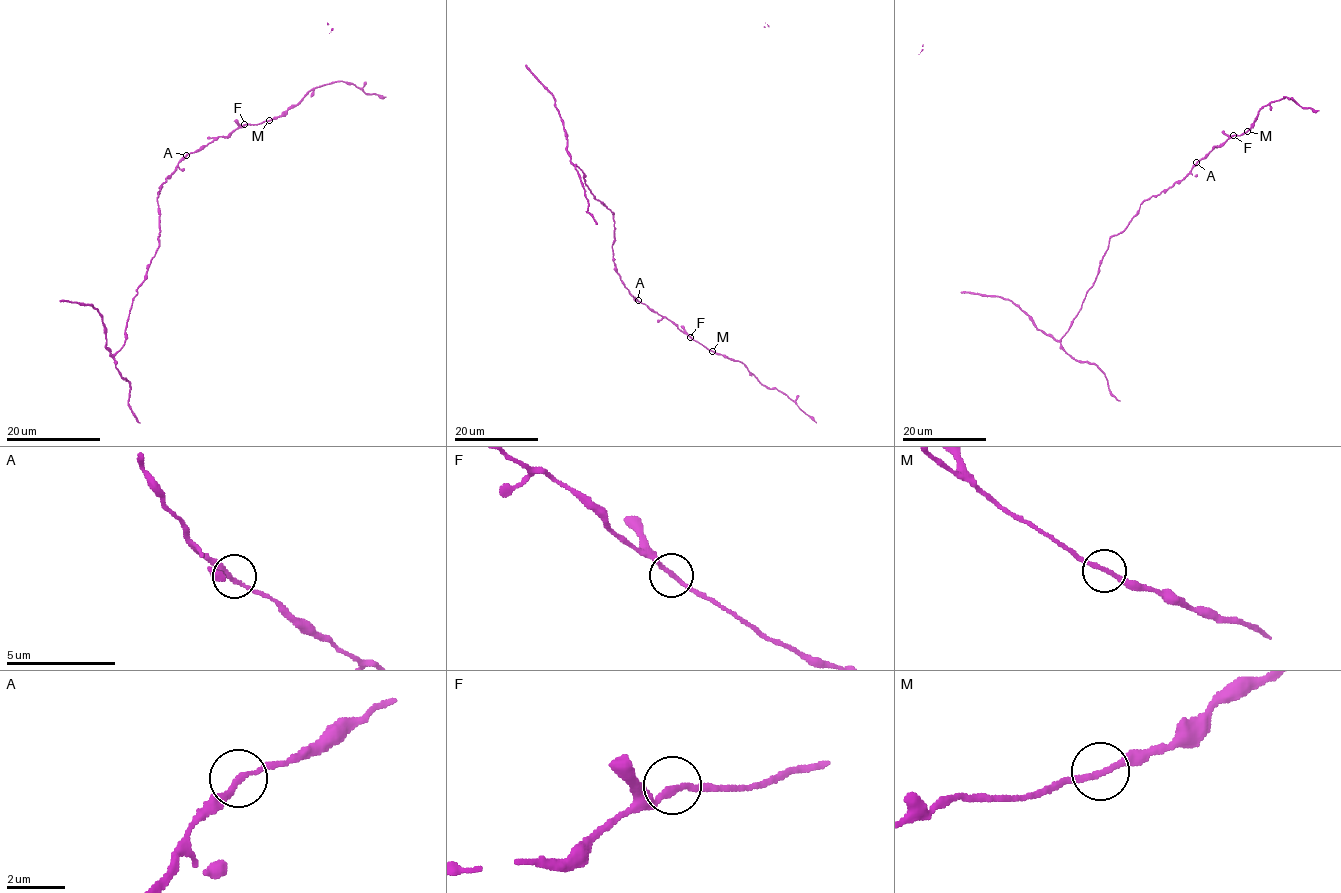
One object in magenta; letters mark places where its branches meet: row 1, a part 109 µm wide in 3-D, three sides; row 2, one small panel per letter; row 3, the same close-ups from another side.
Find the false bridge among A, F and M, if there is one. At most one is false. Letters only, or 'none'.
M

